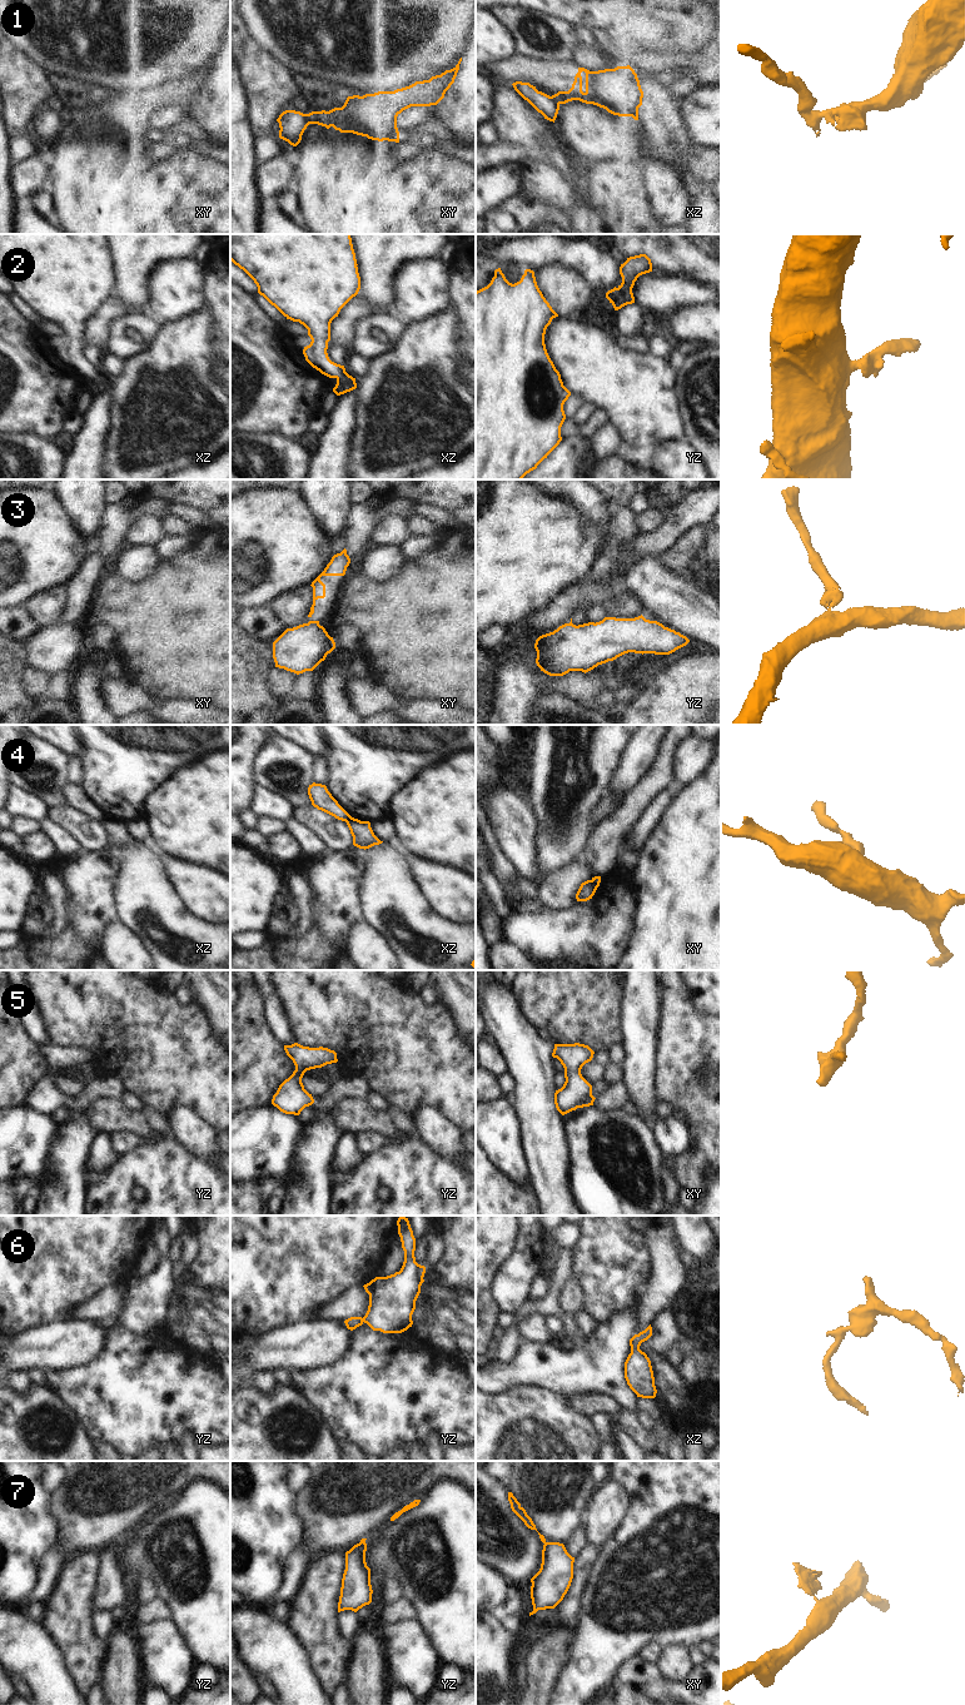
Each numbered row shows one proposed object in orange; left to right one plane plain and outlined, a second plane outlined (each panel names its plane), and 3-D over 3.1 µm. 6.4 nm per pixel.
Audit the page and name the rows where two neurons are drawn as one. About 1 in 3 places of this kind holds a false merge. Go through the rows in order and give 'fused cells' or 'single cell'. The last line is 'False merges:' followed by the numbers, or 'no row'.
1: fused cells
2: single cell
3: fused cells
4: fused cells
5: single cell
6: single cell
7: fused cells
False merges: 1, 3, 4, 7

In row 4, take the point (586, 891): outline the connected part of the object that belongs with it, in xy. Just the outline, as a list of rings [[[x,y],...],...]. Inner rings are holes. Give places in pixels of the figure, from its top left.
[[[587,880],[581,884],[581,886],[576,894],[576,899],[577,899],[577,901],[587,901],[587,900],[592,899],[595,893],[596,893],[596,889],[592,886],[591,880]]]

